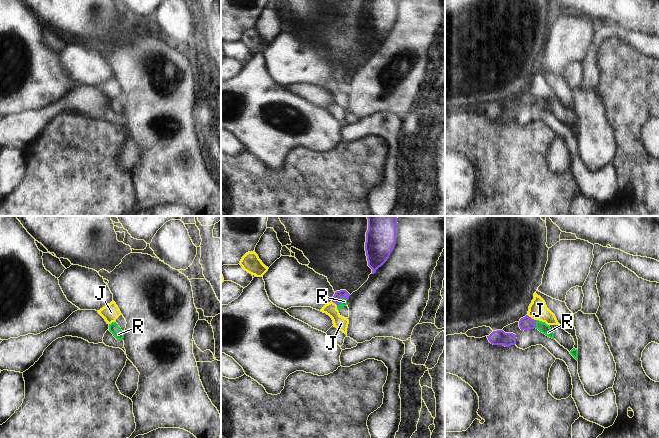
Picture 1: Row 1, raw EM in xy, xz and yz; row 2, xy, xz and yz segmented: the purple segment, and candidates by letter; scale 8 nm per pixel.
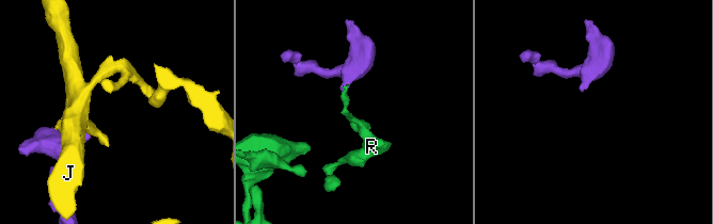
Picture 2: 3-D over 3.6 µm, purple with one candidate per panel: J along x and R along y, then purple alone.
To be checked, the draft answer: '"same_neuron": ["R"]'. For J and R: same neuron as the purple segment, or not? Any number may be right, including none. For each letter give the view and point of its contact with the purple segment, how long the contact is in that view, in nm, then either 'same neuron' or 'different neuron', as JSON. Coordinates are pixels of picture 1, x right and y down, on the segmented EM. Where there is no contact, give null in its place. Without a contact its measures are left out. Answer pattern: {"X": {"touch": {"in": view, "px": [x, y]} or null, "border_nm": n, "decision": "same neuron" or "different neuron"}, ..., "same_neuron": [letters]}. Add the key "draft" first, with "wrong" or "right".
{"draft": "right", "J": {"touch": {"in": "yz", "px": [530, 317]}, "border_nm": 90, "decision": "different neuron"}, "R": {"touch": {"in": "xz", "px": [341, 300]}, "border_nm": 120, "decision": "same neuron"}, "same_neuron": ["R"]}

